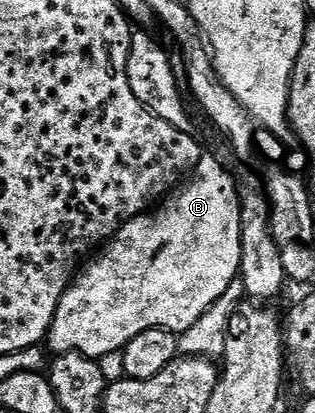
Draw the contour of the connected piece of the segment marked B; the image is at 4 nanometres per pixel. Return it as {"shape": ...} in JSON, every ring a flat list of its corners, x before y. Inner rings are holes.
{"shape":[[209,153,202,154,199,165,172,194,160,200,156,206,146,211,144,215,137,215,131,221,124,223,122,227,117,230,117,234,114,235,108,243,104,244,100,254,90,258,88,262,80,268,79,274,74,278,73,282,69,284,69,288,65,290,63,297,59,301,59,309,55,313,53,324,47,336,47,347,50,347,53,353,57,355,66,355,68,351,77,351,81,355,87,356,88,359,99,360,104,354,124,351,131,340,135,337,139,337,139,333,143,333,147,329,161,327,165,331,174,333,184,333,187,329,191,329,191,325,195,325,199,322,203,317,203,313,207,313,207,309,211,309,211,305,215,305,215,301,219,301,219,297,226,295,234,284,238,282,241,269,240,212,241,197,239,194,239,186,237,187,236,181,229,176,228,169,225,168,215,156,209,155]]}

